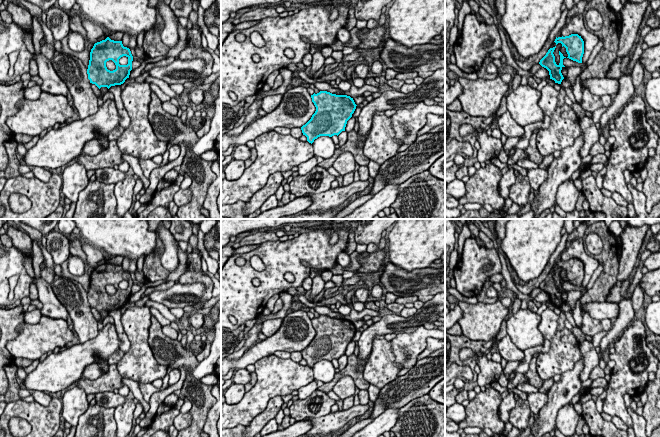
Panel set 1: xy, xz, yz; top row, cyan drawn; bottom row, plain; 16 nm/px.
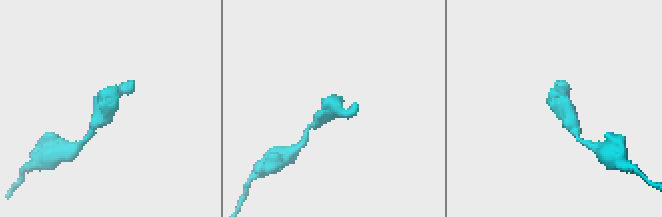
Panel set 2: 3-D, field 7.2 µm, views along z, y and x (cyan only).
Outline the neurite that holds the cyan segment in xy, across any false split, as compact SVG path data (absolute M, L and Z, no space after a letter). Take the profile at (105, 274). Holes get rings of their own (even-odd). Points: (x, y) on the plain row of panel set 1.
M107 261L105 264L94 268L90 276L90 284L87 293L90 307L101 311L121 309L129 302L132 294L133 280L129 272L124 271L122 265L114 265ZM123 280L128 282L127 289L120 289L119 283ZM112 284L116 293L110 295L106 291L106 286Z

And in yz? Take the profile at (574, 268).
M571 258L565 261L556 261L555 265L556 269L558 267L562 268L566 272L566 276L568 278L569 283L576 285L578 287L582 287L582 281L584 278L584 265L578 258Z

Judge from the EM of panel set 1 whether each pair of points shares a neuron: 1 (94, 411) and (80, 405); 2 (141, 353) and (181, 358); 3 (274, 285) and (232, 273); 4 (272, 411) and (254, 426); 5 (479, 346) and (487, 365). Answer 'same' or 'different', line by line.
1: different
2: different
3: same
4: same
5: different

